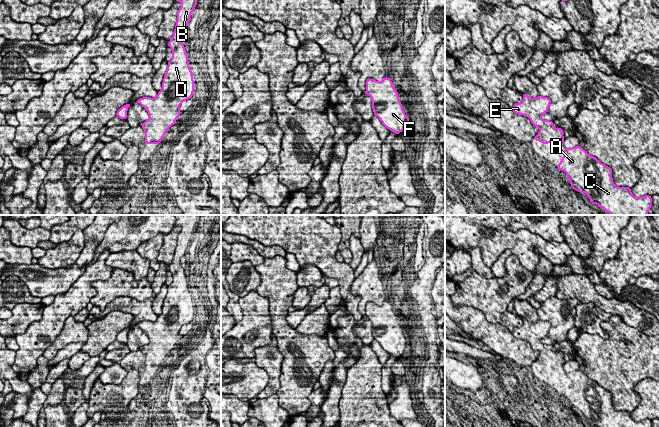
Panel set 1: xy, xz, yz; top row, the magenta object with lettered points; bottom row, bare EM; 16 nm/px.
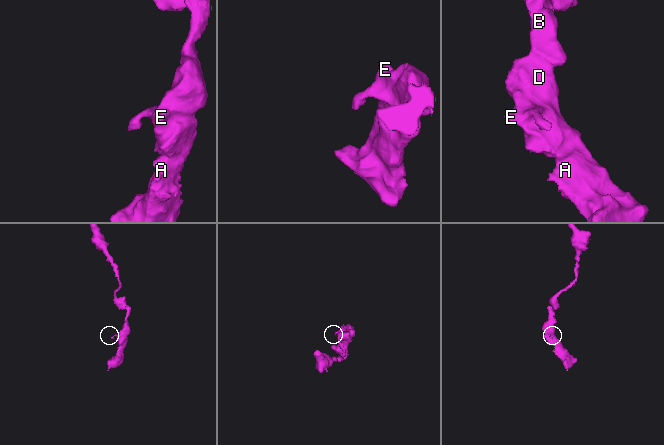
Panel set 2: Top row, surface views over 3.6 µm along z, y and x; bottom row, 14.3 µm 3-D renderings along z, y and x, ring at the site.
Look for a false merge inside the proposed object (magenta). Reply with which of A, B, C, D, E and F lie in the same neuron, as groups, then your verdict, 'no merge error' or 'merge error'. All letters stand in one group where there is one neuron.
groups A B C D E F; no merge error

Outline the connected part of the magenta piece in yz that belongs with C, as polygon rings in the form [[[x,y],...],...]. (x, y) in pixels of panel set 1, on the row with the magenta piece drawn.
[[[580,146],[569,149],[564,147],[563,158],[557,164],[557,168],[566,173],[566,178],[571,182],[570,186],[573,190],[584,192],[590,198],[590,203],[597,204],[611,215],[647,215],[652,206],[651,196],[634,197],[630,187],[615,186],[612,169],[599,162],[596,157],[589,155]]]

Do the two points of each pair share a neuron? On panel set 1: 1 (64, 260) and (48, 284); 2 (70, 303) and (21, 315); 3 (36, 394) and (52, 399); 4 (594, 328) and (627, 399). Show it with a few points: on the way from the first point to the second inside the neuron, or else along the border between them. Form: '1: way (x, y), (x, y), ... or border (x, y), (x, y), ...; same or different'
1: border (75, 262), (56, 268), (37, 264); different
2: border (45, 306), (42, 317), (33, 321), (27, 328); different
3: border (47, 395), (38, 416); different
4: border (580, 333), (597, 333), (604, 338), (609, 337); different

